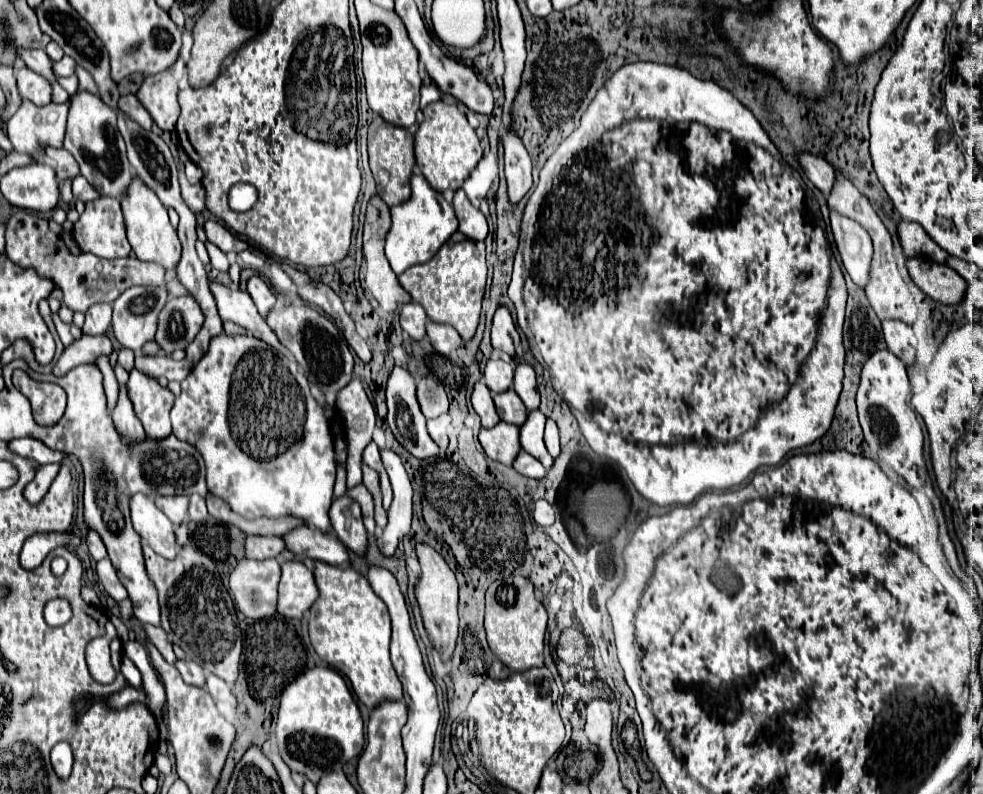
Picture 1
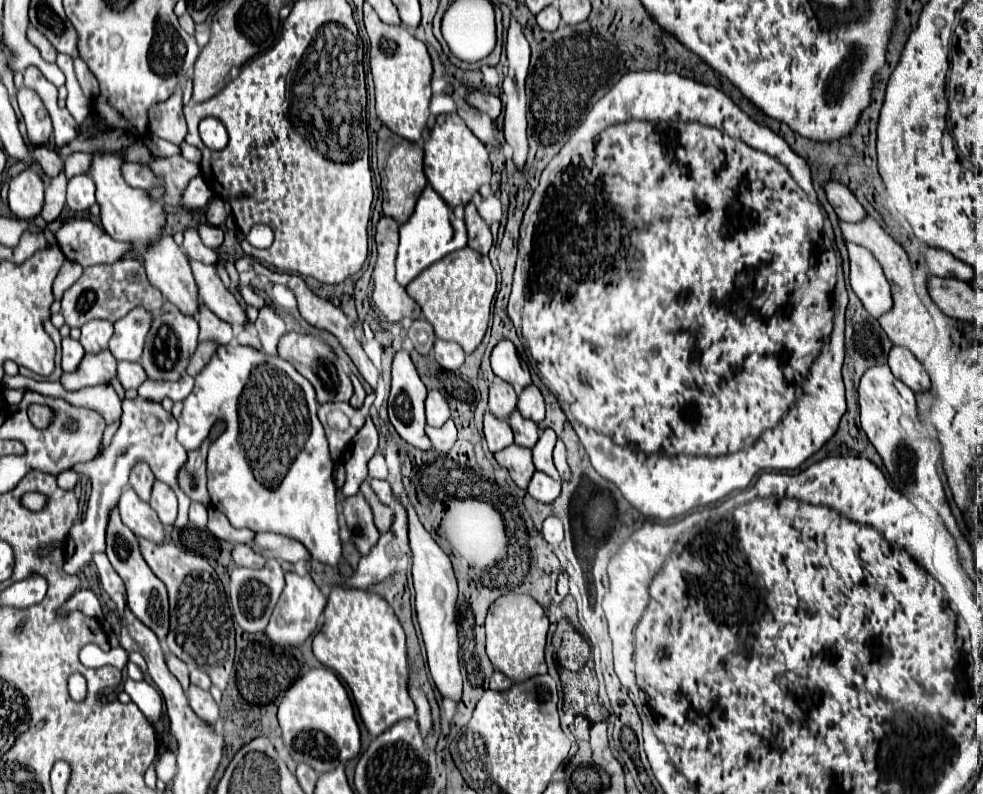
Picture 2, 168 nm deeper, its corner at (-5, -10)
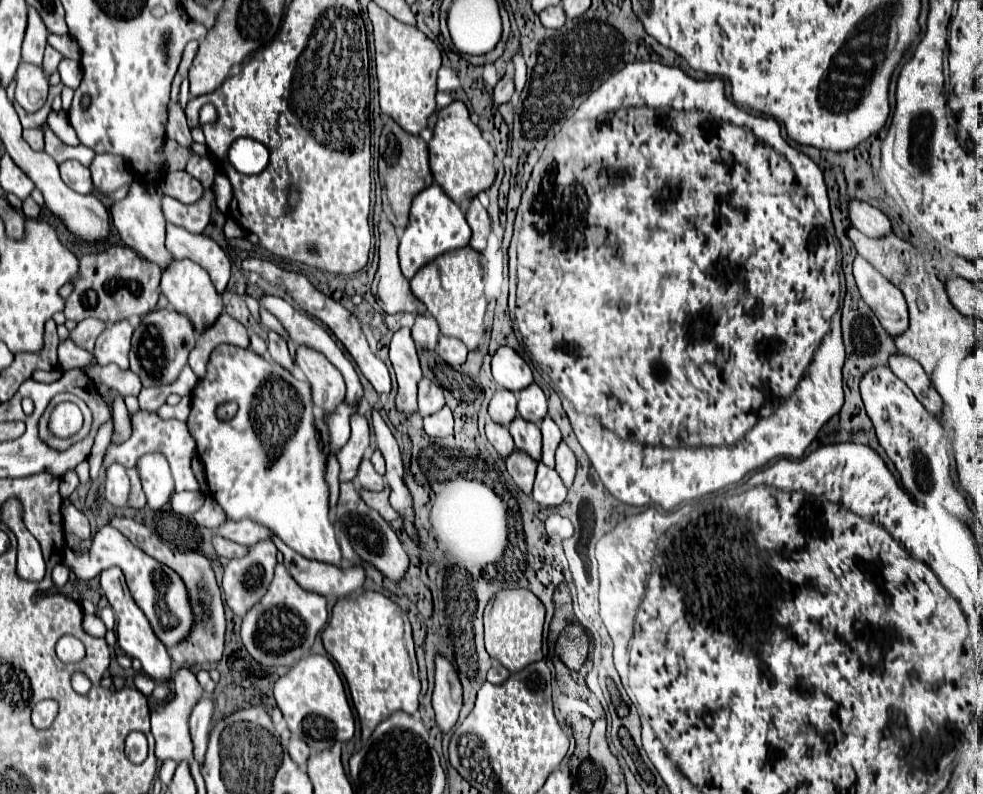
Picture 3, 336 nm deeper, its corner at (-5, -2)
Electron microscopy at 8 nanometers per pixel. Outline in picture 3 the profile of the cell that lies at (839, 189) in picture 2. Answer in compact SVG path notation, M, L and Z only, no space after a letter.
M852 201L848 213L850 213L852 225L868 237L886 237L892 233L890 219L880 209L872 207L868 203Z

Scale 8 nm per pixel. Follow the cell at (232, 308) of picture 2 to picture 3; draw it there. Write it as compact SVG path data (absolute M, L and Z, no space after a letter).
M168 223L166 247L174 259L190 259L208 271L218 293L224 293L230 279L230 261L220 245L204 233L190 233L184 227Z

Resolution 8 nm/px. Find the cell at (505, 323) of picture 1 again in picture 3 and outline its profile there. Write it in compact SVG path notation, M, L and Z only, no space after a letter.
M500 347L492 357L492 375L500 387L506 387L512 393L520 393L532 383L528 363L510 347Z

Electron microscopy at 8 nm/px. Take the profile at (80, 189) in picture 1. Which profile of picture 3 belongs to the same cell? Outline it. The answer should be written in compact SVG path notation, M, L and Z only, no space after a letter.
M64 161L60 163L60 177L62 181L78 191L78 193L90 193L92 191L92 179L90 179L90 169L84 167L80 161Z

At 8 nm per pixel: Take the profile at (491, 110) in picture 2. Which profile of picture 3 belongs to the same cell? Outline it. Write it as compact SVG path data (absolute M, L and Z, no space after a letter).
M504 75L500 81L498 81L498 85L494 87L494 103L496 105L500 105L500 103L506 103L506 101L510 101L512 99L512 95L516 93L516 87L514 87L514 79L512 79L512 75Z

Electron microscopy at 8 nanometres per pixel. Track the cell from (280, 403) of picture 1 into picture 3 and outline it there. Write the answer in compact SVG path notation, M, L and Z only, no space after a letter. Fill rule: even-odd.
M218 345L210 355L206 377L200 379L192 391L188 429L196 439L210 495L218 501L228 519L262 523L302 557L342 567L334 525L328 519L328 485L324 479L326 455L318 449L308 383L298 381L278 363L268 363L252 349ZM224 401L238 403L238 413L230 421L220 421L216 417L216 407Z

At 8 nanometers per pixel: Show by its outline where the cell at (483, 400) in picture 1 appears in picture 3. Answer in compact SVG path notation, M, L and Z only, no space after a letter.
M486 421L486 435L488 435L488 441L492 443L492 447L500 453L502 459L506 459L508 455L512 455L514 451L514 443L510 439L510 433L508 433L508 427L504 425L498 425L494 421Z

